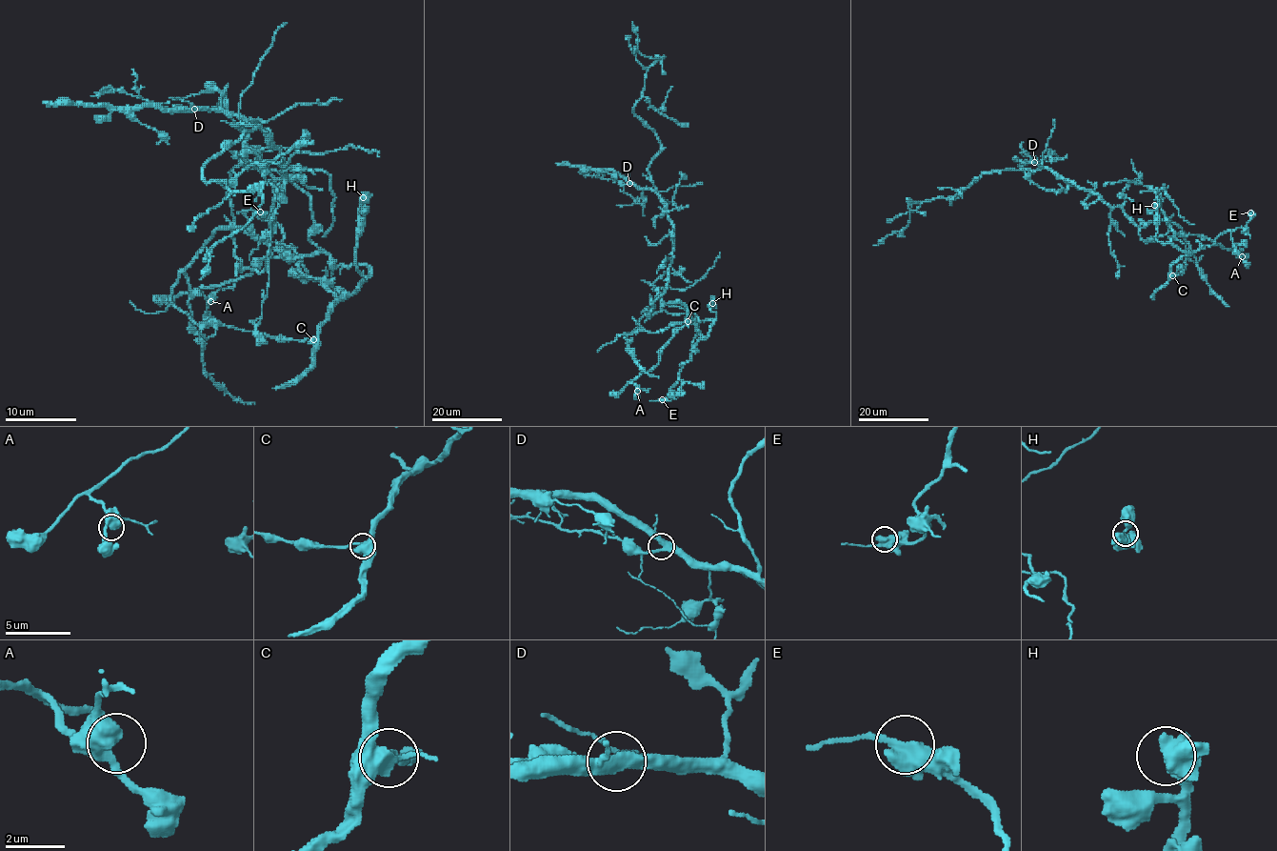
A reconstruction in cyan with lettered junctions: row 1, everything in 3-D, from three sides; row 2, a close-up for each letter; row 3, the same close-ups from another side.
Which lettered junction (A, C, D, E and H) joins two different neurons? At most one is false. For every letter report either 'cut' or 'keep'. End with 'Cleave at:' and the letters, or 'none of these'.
A: keep
C: cut
D: keep
E: keep
H: keep
Cleave at: C

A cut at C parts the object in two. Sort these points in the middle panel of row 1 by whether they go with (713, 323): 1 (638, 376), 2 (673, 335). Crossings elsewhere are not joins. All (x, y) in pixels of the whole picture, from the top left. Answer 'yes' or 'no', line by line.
1: yes
2: yes

